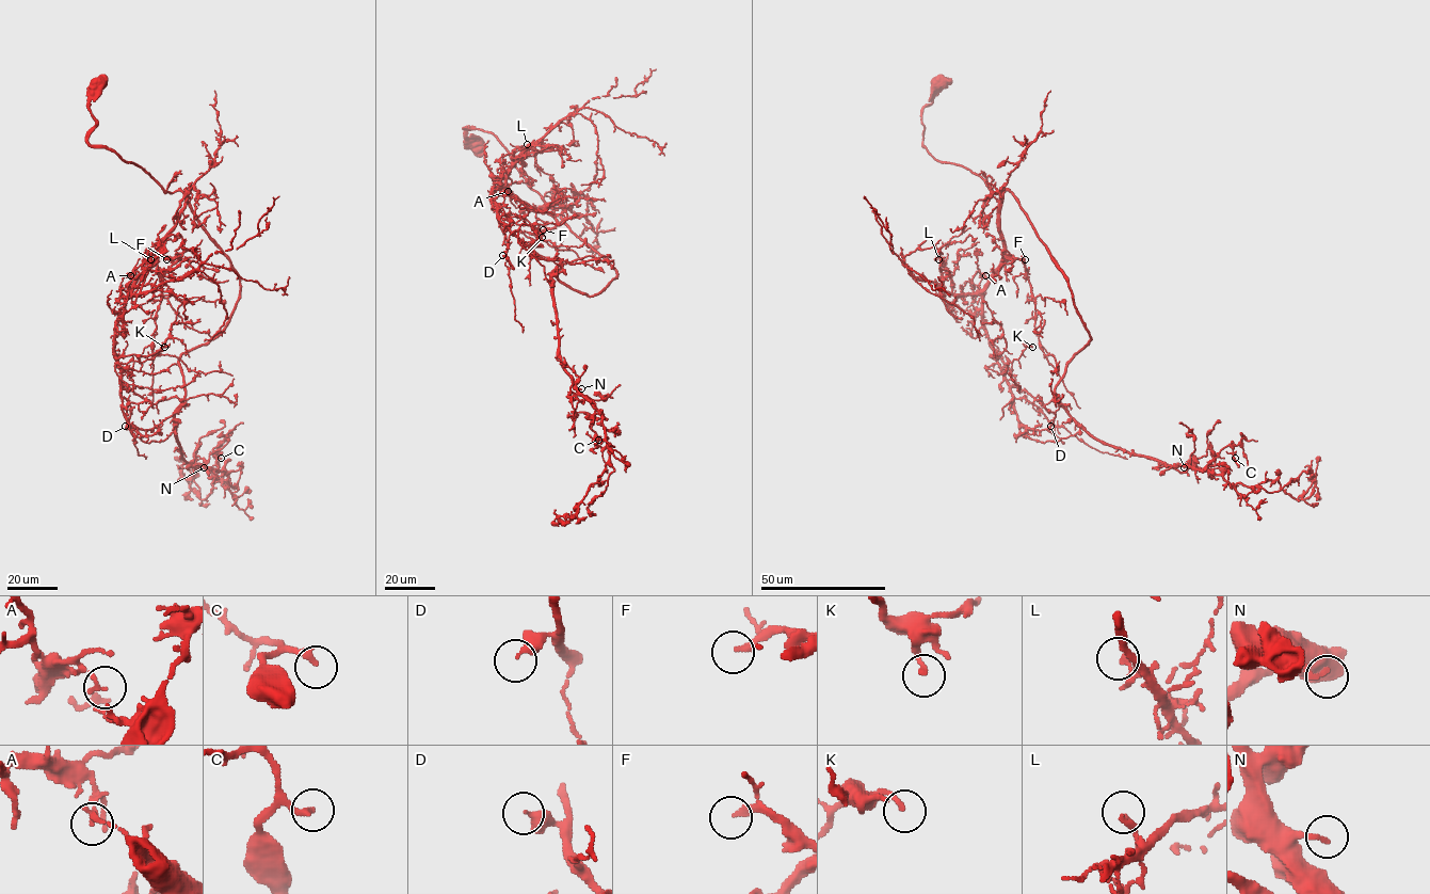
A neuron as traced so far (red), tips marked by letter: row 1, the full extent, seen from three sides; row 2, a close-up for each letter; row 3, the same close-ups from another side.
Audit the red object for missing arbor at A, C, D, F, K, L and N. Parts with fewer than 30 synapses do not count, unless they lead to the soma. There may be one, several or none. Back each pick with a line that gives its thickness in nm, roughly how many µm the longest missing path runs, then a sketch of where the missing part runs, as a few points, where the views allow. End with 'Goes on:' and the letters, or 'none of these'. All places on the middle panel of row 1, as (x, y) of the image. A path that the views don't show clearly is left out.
F: 200 nm | 60 µm | (543, 229), (536, 232), (542, 225), (516, 220), (498, 208), (486, 205), (464, 208), (466, 206)
Goes on: F

